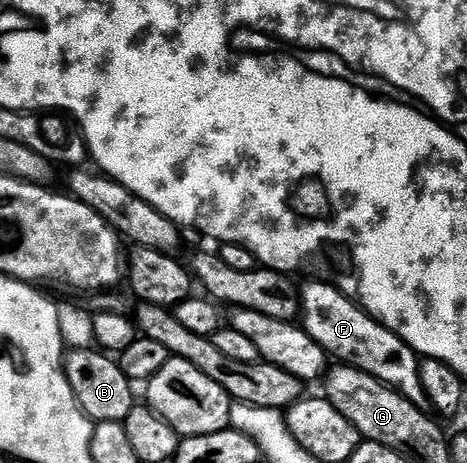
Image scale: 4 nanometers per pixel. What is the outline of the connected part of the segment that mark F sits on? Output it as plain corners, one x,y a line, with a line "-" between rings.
317,280
309,283
307,290
301,291
301,313
306,314
304,329
309,332
314,342
322,345
327,355
334,354
339,363
348,366
357,366
358,369
371,374
385,386
404,395
412,404
425,407
427,405
426,393
420,384
418,371
419,355
400,336
396,336
388,328
384,328
371,314
366,313
357,302
340,293
329,282

